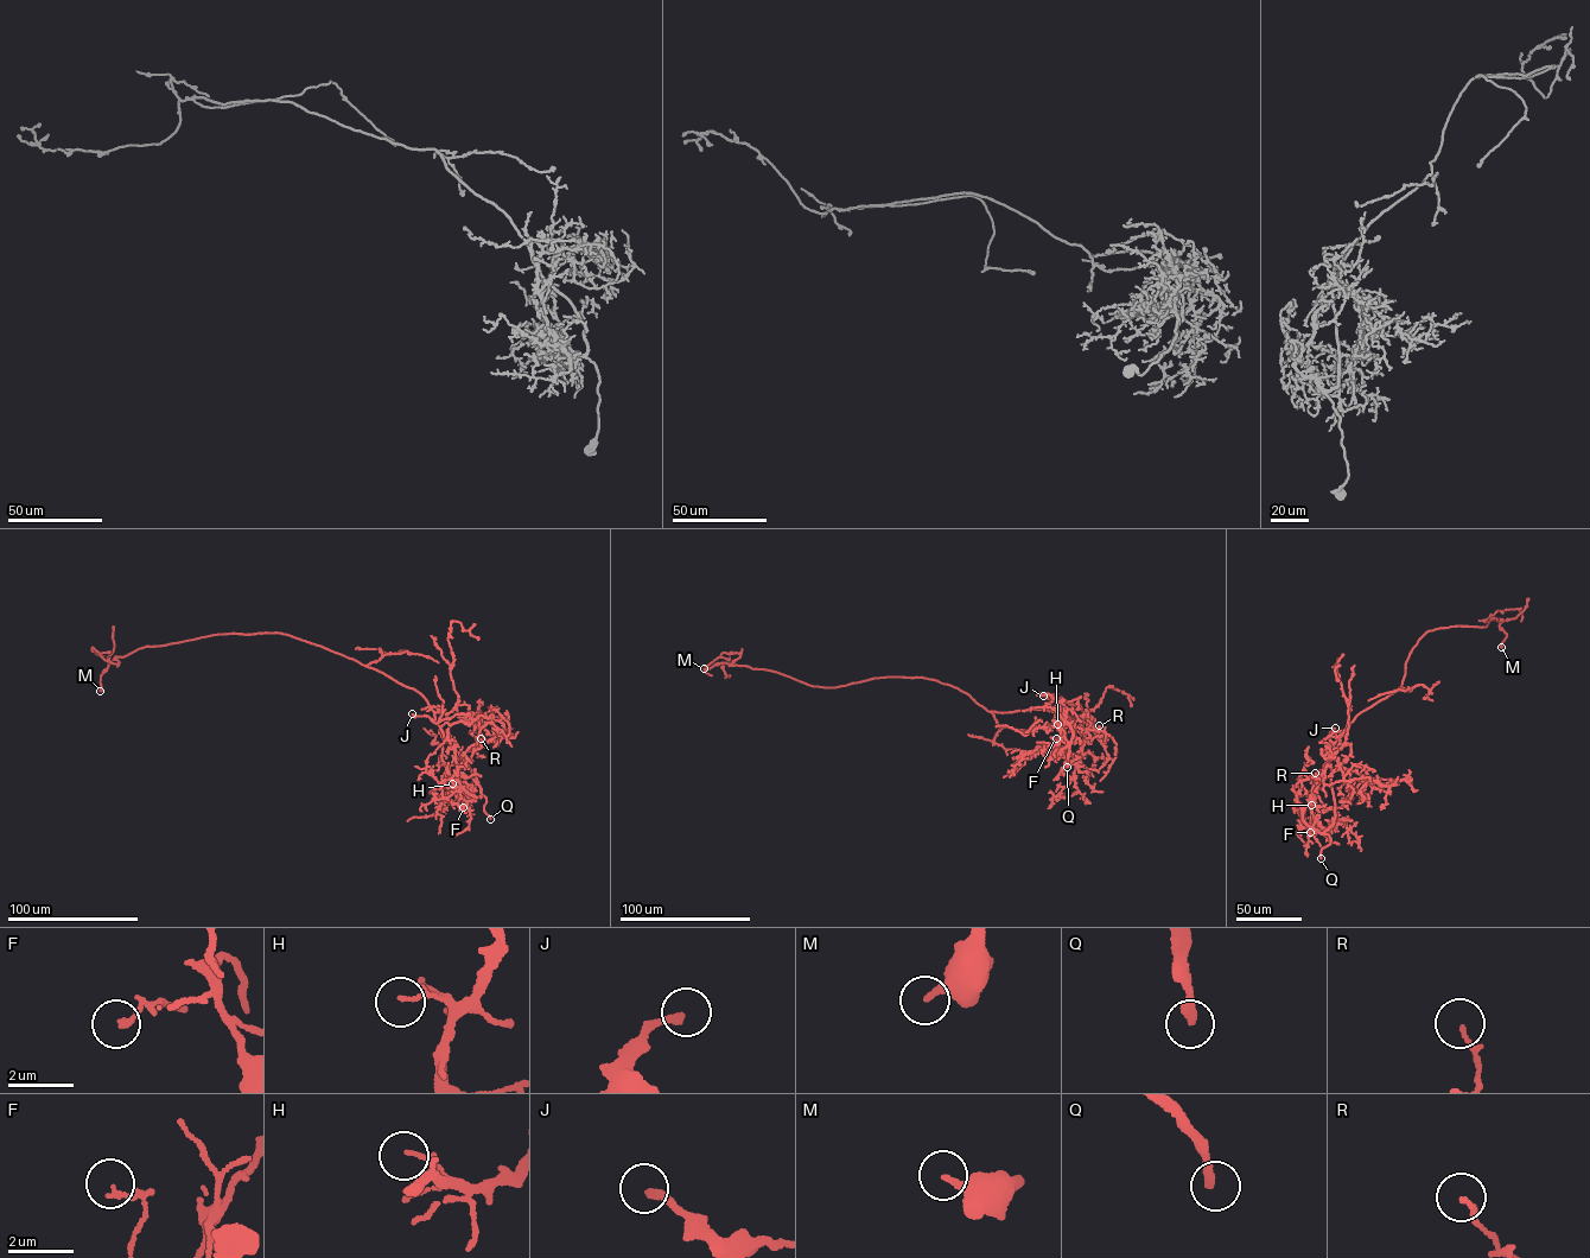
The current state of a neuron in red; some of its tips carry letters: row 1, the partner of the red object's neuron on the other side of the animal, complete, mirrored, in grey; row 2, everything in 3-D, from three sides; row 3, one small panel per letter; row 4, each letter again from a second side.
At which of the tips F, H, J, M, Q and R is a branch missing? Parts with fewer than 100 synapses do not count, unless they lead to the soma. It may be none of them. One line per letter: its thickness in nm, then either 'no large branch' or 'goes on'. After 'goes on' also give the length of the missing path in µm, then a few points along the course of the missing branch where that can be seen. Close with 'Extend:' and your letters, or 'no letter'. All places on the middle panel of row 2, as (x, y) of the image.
F: 120 nm | no large branch
H: 120 nm | no large branch
J: 240 nm | no large branch
M: 320 nm | no large branch
Q: 280 nm | goes on | 15 µm
R: 120 nm | no large branch
Extend: Q

